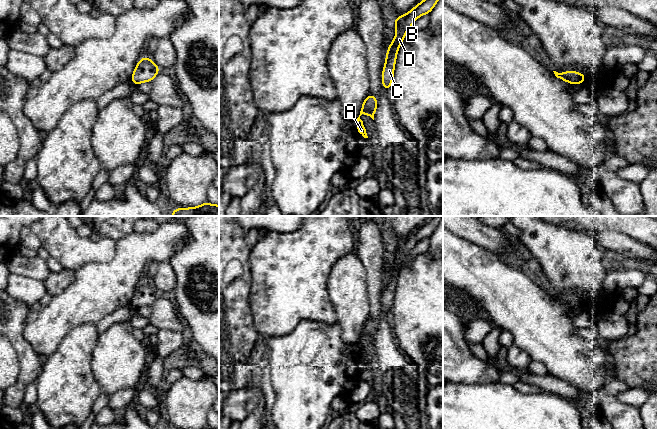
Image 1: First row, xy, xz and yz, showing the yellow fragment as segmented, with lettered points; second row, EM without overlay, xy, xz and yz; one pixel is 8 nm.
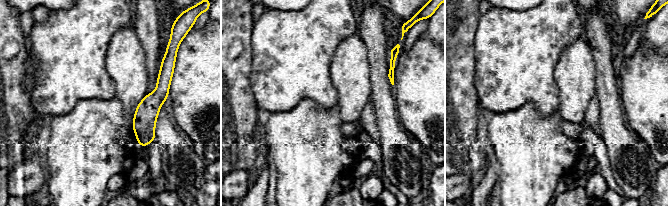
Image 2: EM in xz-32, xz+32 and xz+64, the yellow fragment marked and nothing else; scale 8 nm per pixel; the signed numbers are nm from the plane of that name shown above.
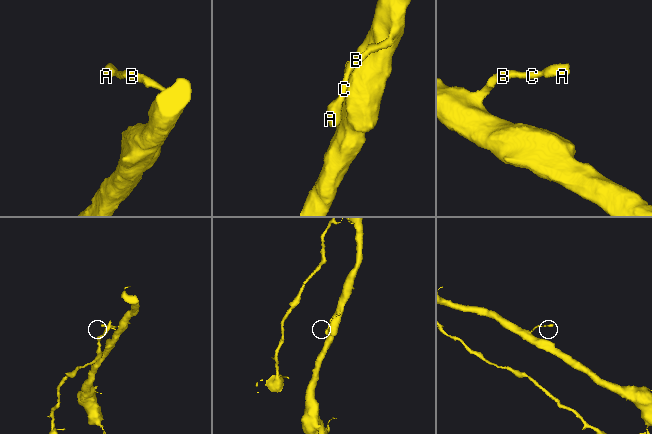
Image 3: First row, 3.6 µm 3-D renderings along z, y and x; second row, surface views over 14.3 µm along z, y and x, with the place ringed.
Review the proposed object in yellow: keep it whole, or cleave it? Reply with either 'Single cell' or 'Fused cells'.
Single cell

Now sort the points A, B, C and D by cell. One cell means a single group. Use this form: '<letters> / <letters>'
A B C D

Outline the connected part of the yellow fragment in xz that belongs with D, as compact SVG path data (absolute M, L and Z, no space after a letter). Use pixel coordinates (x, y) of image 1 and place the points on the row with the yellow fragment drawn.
M423 0L407 14L394 19L396 26L396 36L388 47L386 60L382 71L382 87L386 91L390 91L394 77L394 67L397 58L397 52L400 44L403 42L407 31L414 24L416 19L424 14L430 14L433 7L439 0Z

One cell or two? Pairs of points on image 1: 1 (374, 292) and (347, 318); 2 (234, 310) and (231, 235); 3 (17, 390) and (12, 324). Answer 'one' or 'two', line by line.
1: two
2: one
3: one

